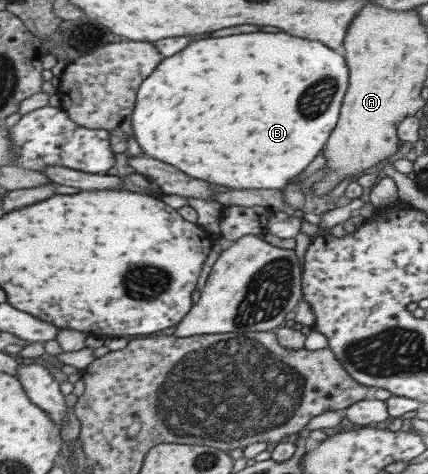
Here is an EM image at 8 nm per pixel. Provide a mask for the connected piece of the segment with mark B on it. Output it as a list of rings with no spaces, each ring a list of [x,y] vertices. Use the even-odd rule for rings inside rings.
[[[281,31],[250,32],[236,35],[204,38],[193,41],[180,52],[162,59],[138,86],[131,114],[131,128],[135,142],[141,148],[145,157],[164,162],[191,178],[207,180],[215,186],[227,186],[231,190],[279,190],[300,172],[309,166],[309,162],[317,156],[317,152],[325,146],[326,140],[333,131],[338,120],[340,104],[348,83],[348,68],[343,59],[333,49],[316,40],[307,40],[298,36],[291,36]]]

